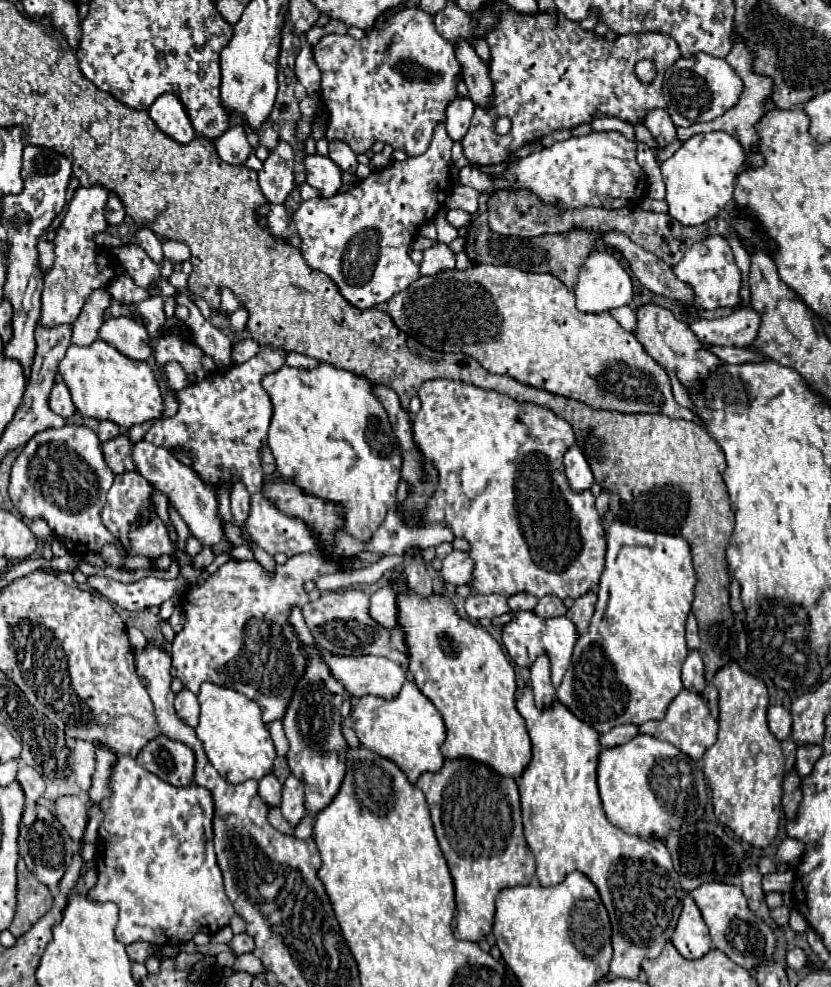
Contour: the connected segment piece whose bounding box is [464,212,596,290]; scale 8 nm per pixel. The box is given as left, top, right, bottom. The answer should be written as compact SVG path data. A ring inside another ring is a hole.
M486 212L478 214L472 224L468 226L466 234L466 246L464 252L472 260L472 264L494 264L494 266L512 266L526 272L538 272L538 274L552 274L556 276L566 288L574 288L578 280L580 266L586 262L588 254L592 252L592 246L596 242L596 234L590 230L574 228L564 234L542 234L530 240L522 240L516 236L498 236L490 232L488 228L488 216Z

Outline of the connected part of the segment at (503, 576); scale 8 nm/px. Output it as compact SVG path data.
M428 380L422 384L418 390L418 398L422 402L420 412L414 416L412 422L412 432L414 432L414 444L420 450L422 458L428 460L436 472L438 472L438 486L436 492L428 498L426 502L426 512L414 512L412 520L416 526L428 526L442 522L452 528L456 538L466 538L470 542L470 558L474 560L474 572L472 572L472 582L470 590L472 594L502 594L506 598L516 596L516 594L532 594L536 598L542 598L546 594L558 596L560 600L566 598L580 598L586 592L598 592L598 582L600 574L604 568L604 554L606 554L606 538L604 538L604 528L602 528L602 518L596 512L594 506L594 496L590 490L586 492L574 492L564 476L564 464L562 456L570 444L574 444L574 432L570 424L566 424L562 418L558 418L554 412L548 408L536 406L536 404L518 404L508 396L502 396L494 390L482 390L466 382L454 382L454 380Z

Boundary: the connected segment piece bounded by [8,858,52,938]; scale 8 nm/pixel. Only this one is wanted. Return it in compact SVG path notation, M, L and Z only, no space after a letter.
M18 860L18 906L12 926L8 928L16 938L26 934L52 908L52 894L48 886L40 884L28 872L24 860Z

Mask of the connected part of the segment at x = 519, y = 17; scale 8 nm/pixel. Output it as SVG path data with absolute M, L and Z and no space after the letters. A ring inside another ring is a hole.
M494 2L494 8L500 10L500 22L496 28L492 28L486 36L486 42L492 52L490 62L490 78L494 82L494 102L496 106L490 110L478 108L472 116L472 124L468 134L462 140L464 154L474 164L496 164L502 162L510 152L516 148L540 140L546 134L558 130L558 128L574 128L578 124L590 122L594 116L614 116L620 120L626 120L630 124L642 122L642 116L650 108L664 108L664 96L662 96L662 80L664 72L680 58L678 44L662 34L656 32L644 32L644 34L626 34L618 36L614 42L606 42L604 38L598 38L590 30L582 30L578 22L566 20L562 14L518 14L504 2ZM650 58L656 62L658 76L650 84L642 84L634 74L634 64L638 60ZM498 116L508 116L512 122L512 130L506 136L498 136L494 132L494 120Z

